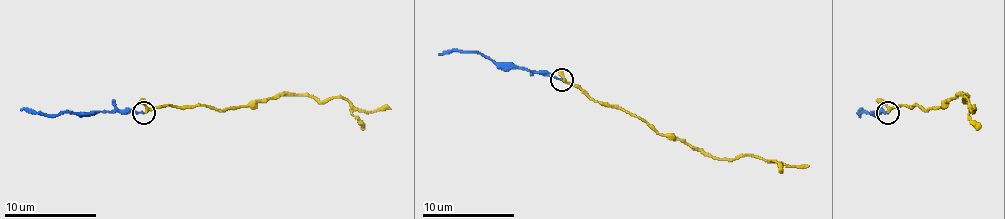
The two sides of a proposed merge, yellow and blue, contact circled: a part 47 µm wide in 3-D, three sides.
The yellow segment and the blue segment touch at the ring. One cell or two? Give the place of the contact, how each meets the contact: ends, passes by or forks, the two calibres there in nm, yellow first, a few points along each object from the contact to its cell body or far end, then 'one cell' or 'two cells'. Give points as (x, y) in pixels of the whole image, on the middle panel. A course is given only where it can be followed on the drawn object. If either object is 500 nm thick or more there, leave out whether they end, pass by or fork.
at (561, 80); yellow passes by; blue ends there; 200 nm thick on the yellow side, 150 nm on the other; yellow runs (562, 79), (713, 157), (738, 155), (809, 166); blue runs (562, 79), (520, 68), (495, 65), (475, 51), (438, 54); one cell

